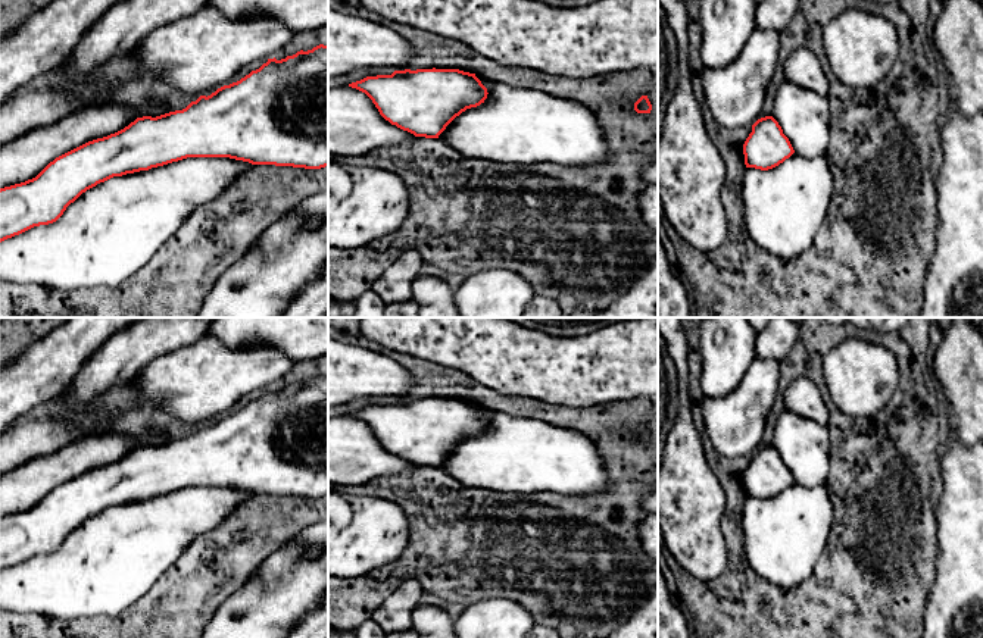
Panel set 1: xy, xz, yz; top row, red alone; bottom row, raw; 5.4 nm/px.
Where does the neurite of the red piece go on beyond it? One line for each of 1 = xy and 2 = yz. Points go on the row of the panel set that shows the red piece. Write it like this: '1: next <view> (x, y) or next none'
1: next none
2: next none

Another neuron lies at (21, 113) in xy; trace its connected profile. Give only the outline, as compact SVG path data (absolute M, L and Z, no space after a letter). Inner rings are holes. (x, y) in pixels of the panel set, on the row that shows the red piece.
M44 88L15 96L0 104L0 146L13 141L31 129L49 126L84 107L103 106L107 91L77 100L69 88Z

